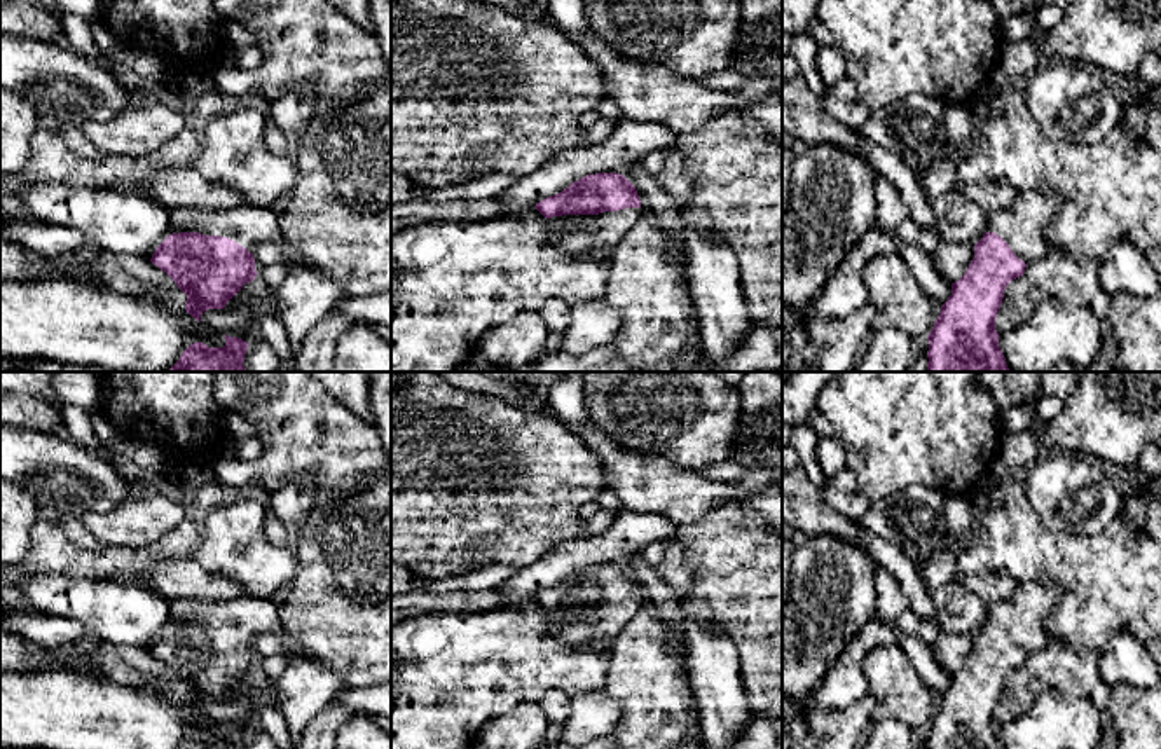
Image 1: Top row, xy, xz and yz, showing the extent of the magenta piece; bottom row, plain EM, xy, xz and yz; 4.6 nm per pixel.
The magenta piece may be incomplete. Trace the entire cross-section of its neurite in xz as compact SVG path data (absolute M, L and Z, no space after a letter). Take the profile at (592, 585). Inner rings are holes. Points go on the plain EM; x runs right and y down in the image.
M595 564L534 597L564 646L611 642L646 604L646 588L618 564Z

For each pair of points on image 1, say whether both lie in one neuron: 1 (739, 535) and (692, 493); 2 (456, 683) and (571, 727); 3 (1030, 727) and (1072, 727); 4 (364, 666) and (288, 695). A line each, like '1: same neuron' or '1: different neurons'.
1: different neurons
2: different neurons
3: same neuron
4: different neurons

